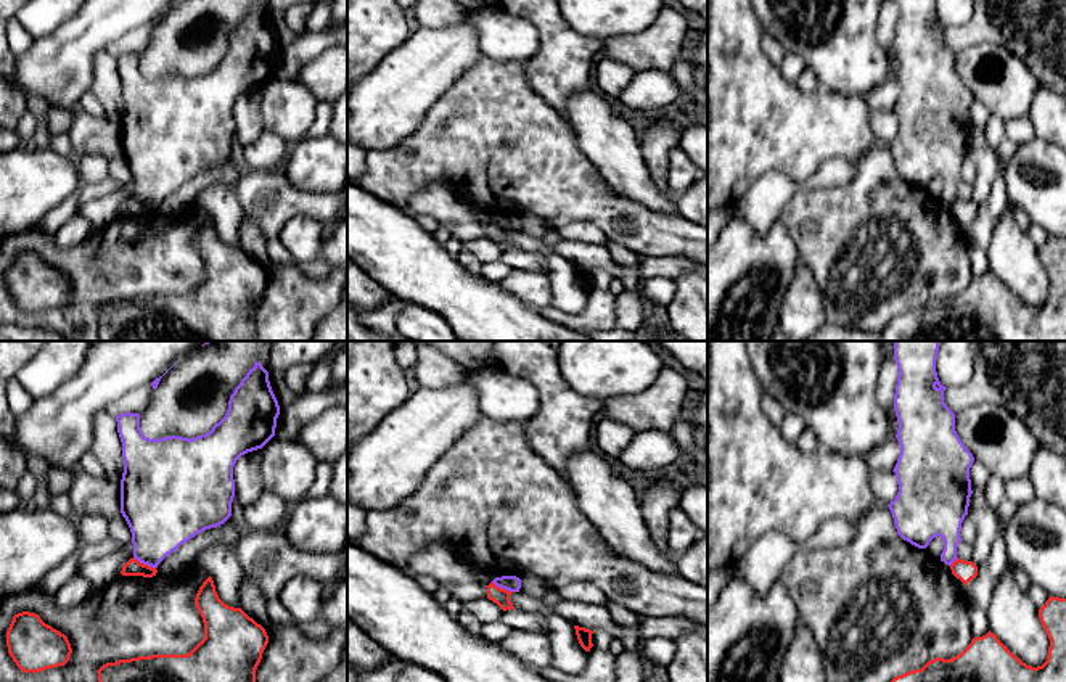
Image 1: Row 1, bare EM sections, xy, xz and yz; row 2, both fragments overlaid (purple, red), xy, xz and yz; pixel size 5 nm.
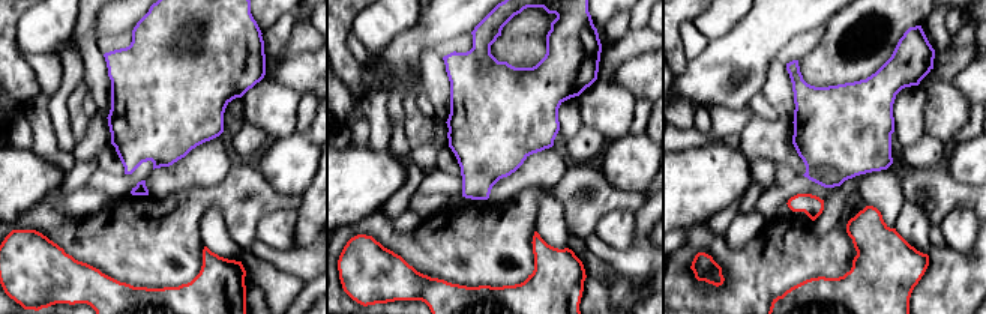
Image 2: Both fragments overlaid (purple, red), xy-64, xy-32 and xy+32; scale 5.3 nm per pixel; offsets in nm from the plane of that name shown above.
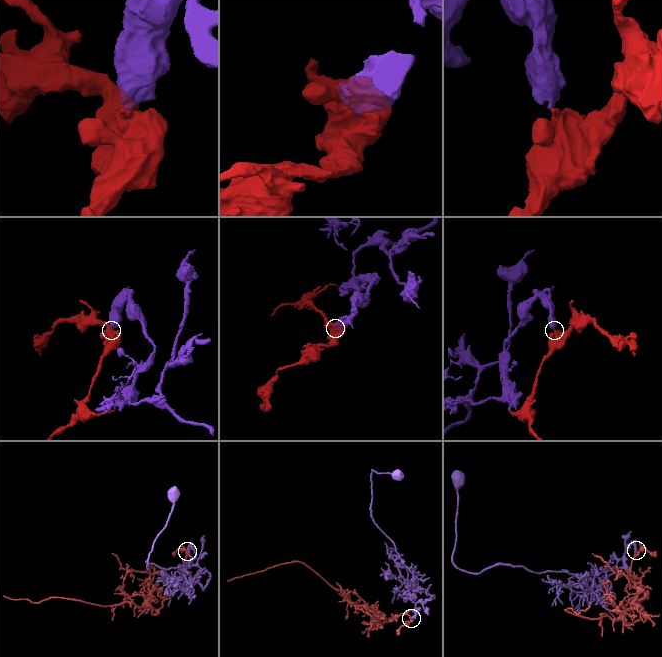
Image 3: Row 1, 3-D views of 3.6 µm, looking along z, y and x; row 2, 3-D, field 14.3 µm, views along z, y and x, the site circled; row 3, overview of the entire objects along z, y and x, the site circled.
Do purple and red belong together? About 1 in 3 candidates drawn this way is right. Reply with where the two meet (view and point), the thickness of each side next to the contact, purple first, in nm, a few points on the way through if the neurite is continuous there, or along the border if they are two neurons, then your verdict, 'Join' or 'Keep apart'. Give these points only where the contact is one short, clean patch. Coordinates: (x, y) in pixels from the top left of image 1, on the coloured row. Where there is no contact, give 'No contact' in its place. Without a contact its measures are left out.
Touches purple at xy (145, 563). Thickness 340 nm (purple) against 80 nm. Boundary: xy (134, 557), (155, 568). Keep apart

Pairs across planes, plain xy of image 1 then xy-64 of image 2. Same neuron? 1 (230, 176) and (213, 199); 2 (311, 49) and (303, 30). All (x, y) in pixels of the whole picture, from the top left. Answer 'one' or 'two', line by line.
1: two
2: one

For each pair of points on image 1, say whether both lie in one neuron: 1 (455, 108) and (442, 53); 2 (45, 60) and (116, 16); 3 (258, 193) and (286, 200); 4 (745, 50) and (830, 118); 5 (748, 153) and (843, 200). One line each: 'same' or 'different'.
1: different
2: same
3: same
4: same
5: different

